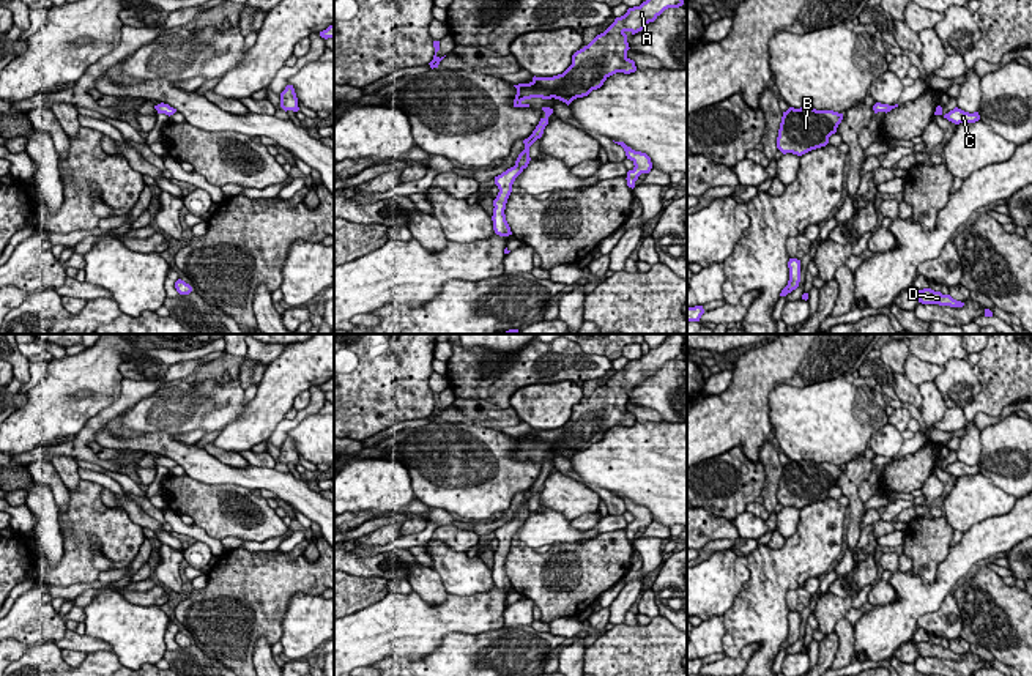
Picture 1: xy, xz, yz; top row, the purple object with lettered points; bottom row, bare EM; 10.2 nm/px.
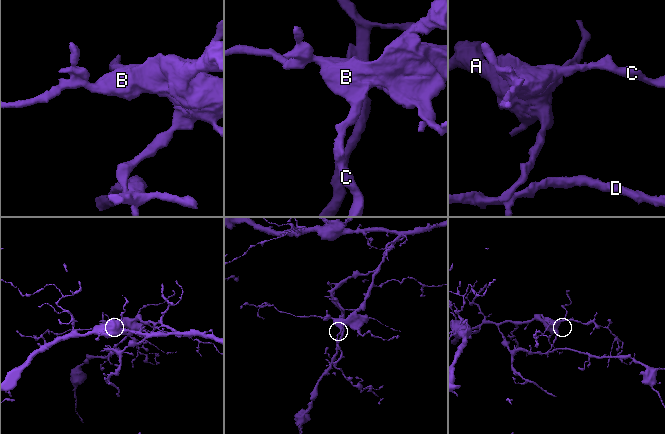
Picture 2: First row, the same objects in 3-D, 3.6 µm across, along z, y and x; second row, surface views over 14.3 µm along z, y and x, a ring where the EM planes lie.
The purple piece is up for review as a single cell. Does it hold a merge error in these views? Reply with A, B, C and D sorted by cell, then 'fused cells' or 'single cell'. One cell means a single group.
A B C D; single cell

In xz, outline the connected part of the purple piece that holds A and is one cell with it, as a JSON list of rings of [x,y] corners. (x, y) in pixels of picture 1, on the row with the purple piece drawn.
[[[646,0],[640,6],[629,8],[603,33],[577,50],[572,55],[572,65],[562,74],[553,77],[534,76],[529,84],[514,85],[517,88],[514,107],[529,107],[523,101],[531,98],[555,98],[569,106],[574,99],[600,88],[610,76],[635,72],[635,61],[627,57],[630,47],[626,33],[635,35],[665,9],[682,5],[684,0]]]

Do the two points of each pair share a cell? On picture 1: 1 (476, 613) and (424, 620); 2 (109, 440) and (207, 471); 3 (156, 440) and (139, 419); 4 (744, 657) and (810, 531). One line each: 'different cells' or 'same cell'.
1: same cell
2: same cell
3: different cells
4: different cells

